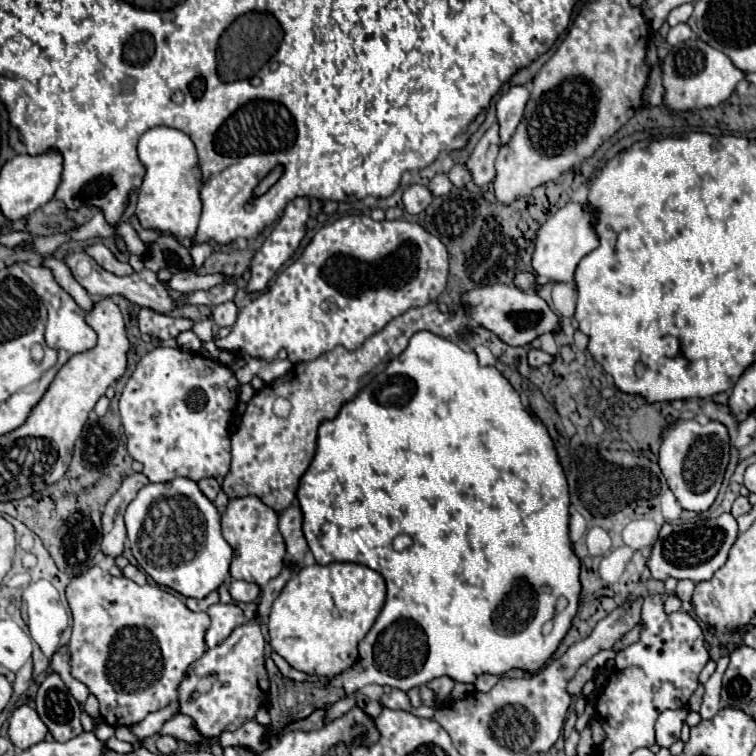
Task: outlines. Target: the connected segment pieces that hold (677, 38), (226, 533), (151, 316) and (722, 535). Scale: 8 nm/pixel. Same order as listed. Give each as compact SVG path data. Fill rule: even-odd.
M677 24L677 26L669 28L669 32L667 32L667 38L665 38L665 40L667 40L667 44L675 46L675 44L685 42L685 40L689 40L689 38L693 38L693 32L691 32L689 24Z
M255 496L229 500L229 506L221 516L221 528L223 538L233 548L233 560L229 568L231 578L253 582L263 588L271 578L279 576L283 570L285 544L277 528L277 514L271 508L267 508L261 500L255 500Z
M141 308L139 326L143 334L149 334L151 338L157 338L157 340L167 340L167 338L175 338L183 330L191 330L193 322L185 318L173 318L167 314L159 314L149 308Z
M721 514L719 518L707 518L707 520L697 520L697 522L687 522L687 524L663 524L663 528L659 530L659 538L653 544L651 550L651 558L647 562L651 576L655 580L667 580L669 576L683 580L689 578L693 582L701 582L701 580L709 580L727 560L727 554L731 550L731 544L737 540L737 522L731 514Z

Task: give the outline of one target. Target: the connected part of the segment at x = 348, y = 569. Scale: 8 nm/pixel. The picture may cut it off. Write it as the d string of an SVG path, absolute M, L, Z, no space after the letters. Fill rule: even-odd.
M331 562L327 566L313 564L295 572L289 582L283 586L281 594L275 598L267 628L269 628L269 644L271 648L283 656L295 670L301 670L309 676L325 676L333 678L339 672L351 668L357 662L357 644L369 632L371 624L379 616L385 604L385 580L375 570L353 564L353 562Z

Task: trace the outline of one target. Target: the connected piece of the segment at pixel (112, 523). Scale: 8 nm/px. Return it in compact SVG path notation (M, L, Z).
M131 474L123 480L119 490L109 498L105 510L101 514L101 552L109 558L117 558L123 554L125 544L125 510L137 492L147 484L145 474Z

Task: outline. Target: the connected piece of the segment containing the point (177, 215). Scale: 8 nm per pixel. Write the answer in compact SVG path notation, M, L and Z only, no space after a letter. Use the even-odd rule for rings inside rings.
M151 128L139 138L137 152L139 160L147 168L137 198L137 218L141 226L153 228L159 234L193 238L201 216L201 176L197 170L195 146L191 144L189 136L175 128Z

